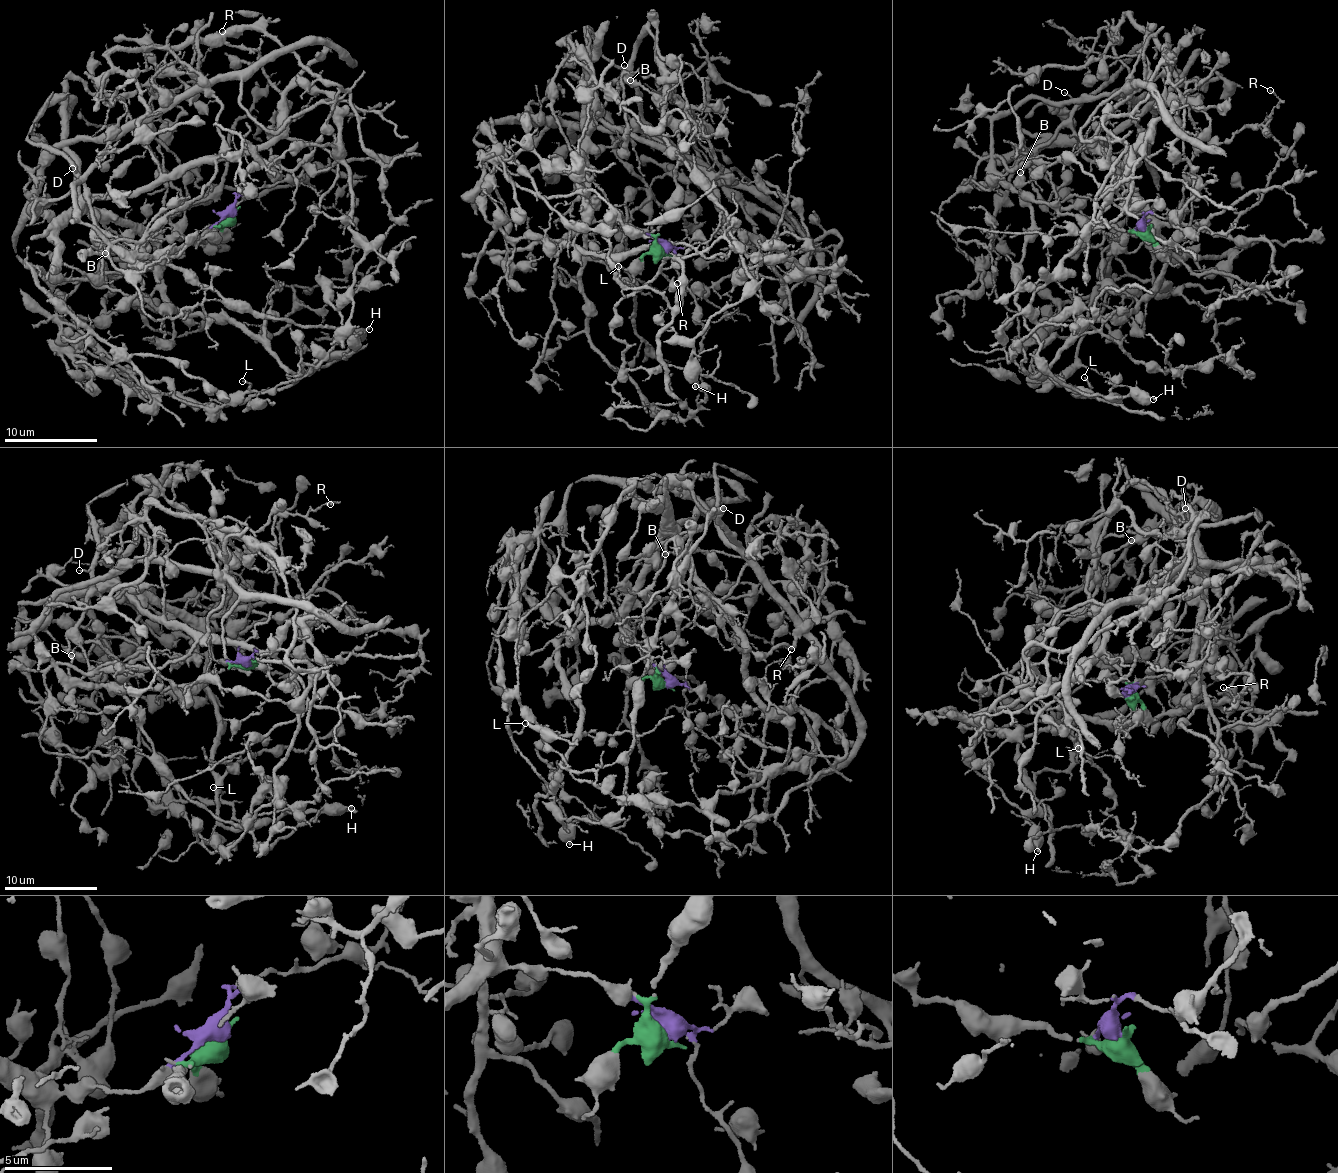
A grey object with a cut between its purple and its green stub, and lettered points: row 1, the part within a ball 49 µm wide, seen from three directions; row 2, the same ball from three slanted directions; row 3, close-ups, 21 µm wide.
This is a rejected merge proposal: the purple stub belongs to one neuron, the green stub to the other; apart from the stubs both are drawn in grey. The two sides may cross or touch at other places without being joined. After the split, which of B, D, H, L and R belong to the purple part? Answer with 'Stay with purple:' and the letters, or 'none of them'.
Stay with purple: L, R

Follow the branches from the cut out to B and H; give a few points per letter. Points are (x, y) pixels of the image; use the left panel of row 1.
B: (233, 214), (194, 245), (189, 242), (177, 249), (146, 256), (111, 235), (107, 238), (105, 254)
H: (233, 214), (165, 263), (255, 311), (307, 326), (336, 326), (355, 348), (343, 359), (352, 339), (370, 329)

